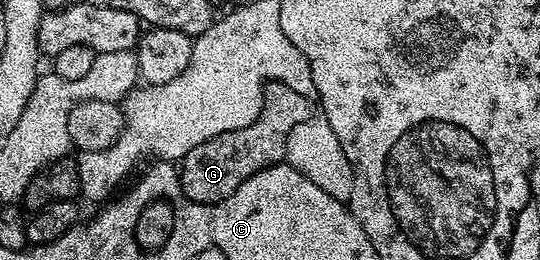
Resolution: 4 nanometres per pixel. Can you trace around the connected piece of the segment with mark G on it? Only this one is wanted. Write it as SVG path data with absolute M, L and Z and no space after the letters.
M271 95L264 100L262 113L256 122L240 126L240 130L228 130L216 138L208 138L208 142L200 142L196 150L188 150L188 154L180 161L180 179L182 195L191 205L218 204L229 198L237 188L244 186L248 178L285 161L288 134L292 134L300 122L310 119L312 115L306 96L285 95Z

